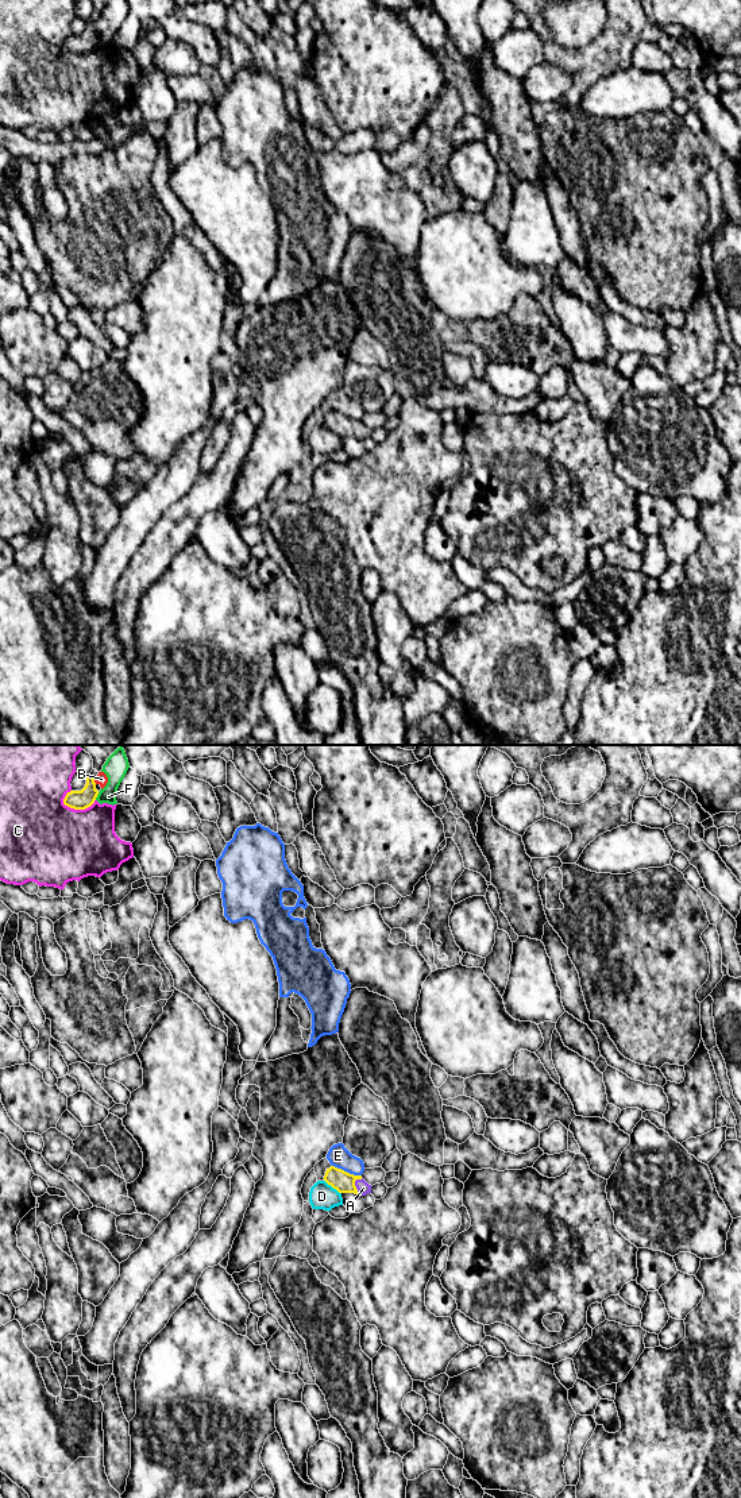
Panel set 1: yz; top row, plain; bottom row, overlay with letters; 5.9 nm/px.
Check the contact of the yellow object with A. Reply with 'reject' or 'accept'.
accept

